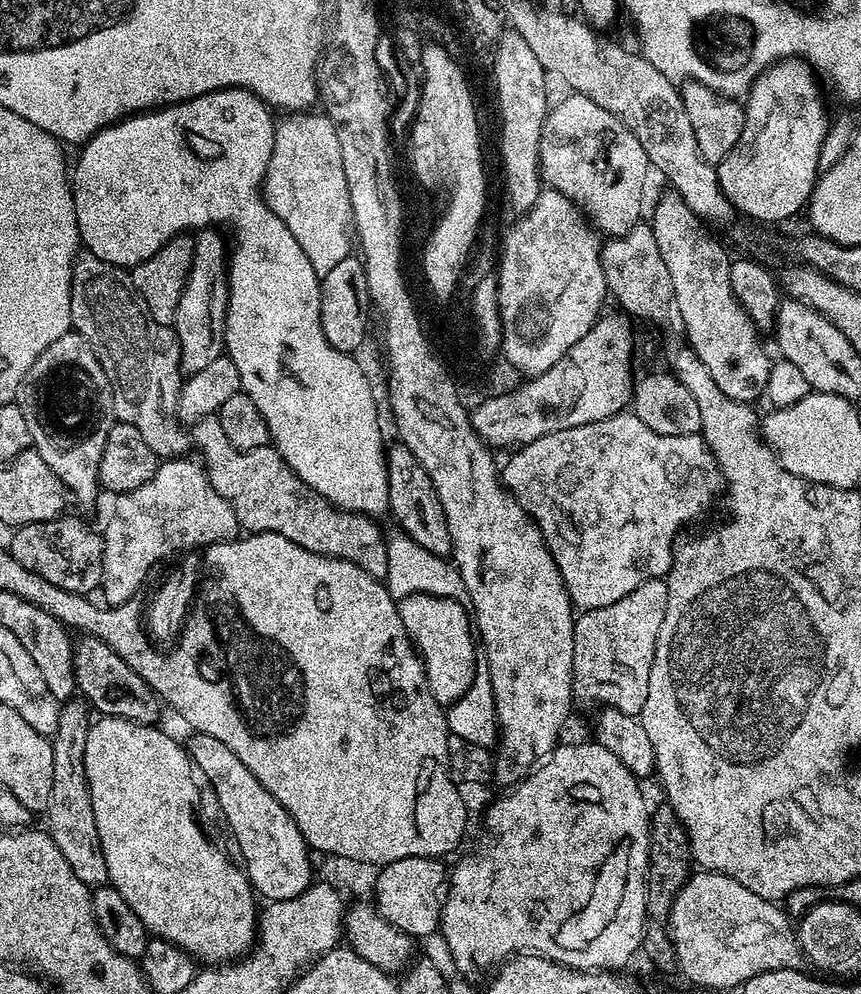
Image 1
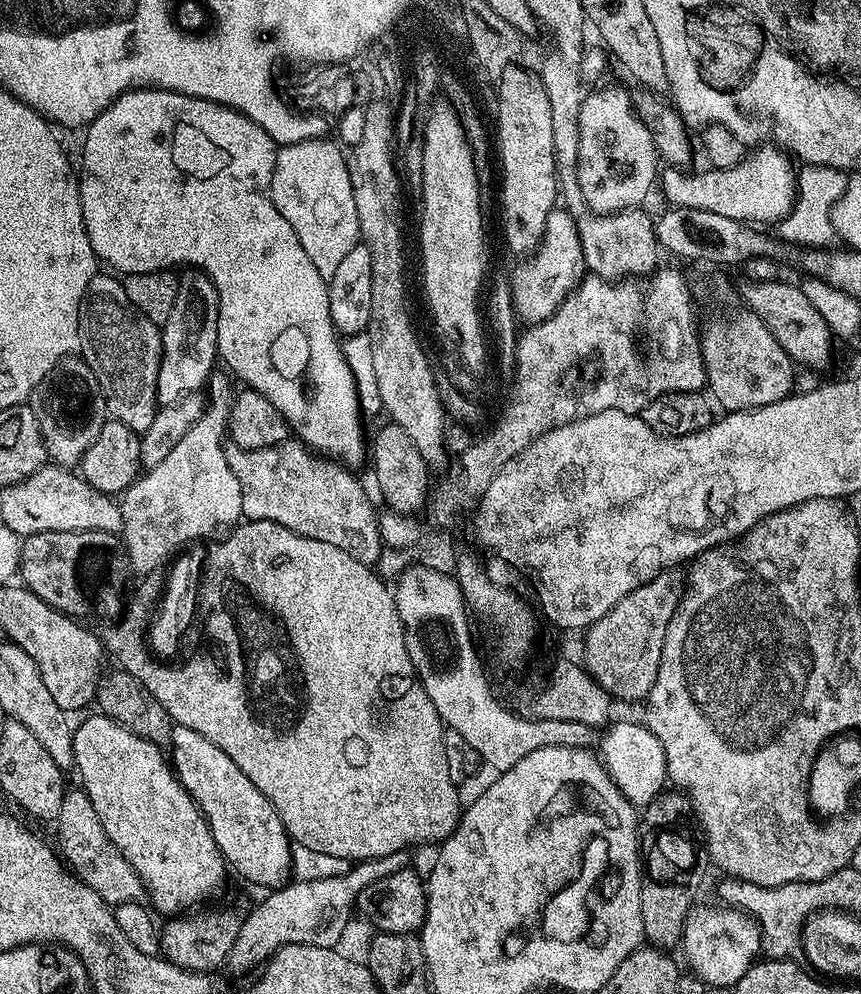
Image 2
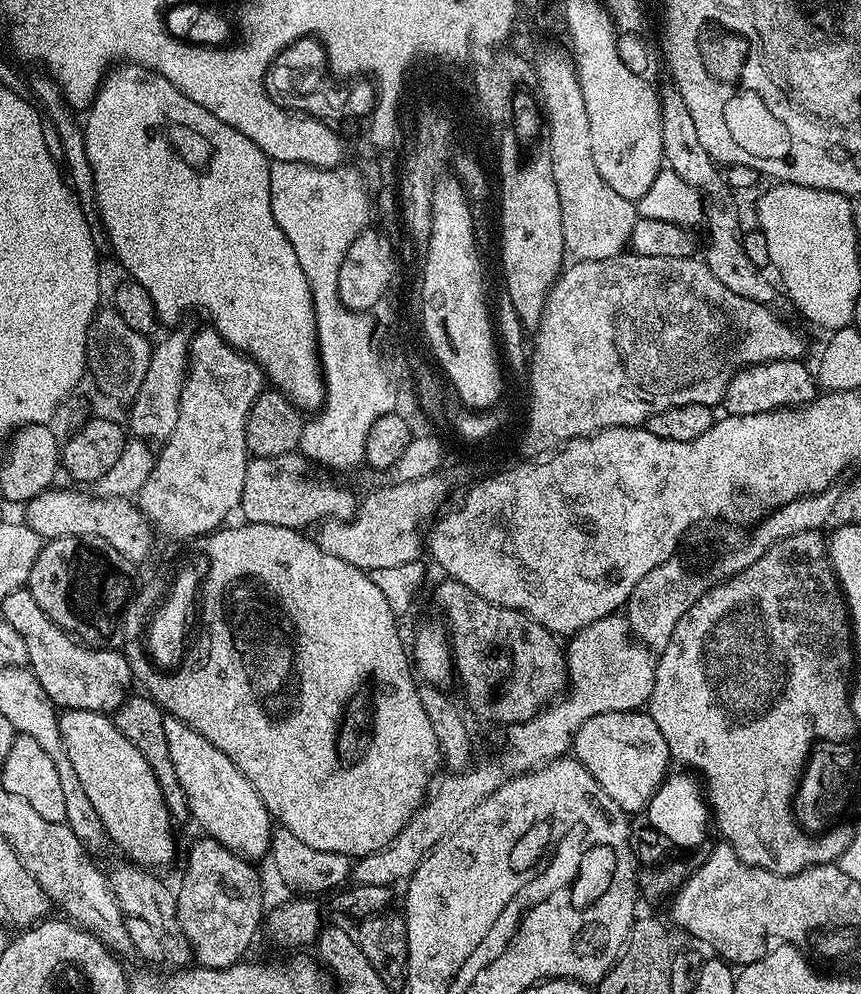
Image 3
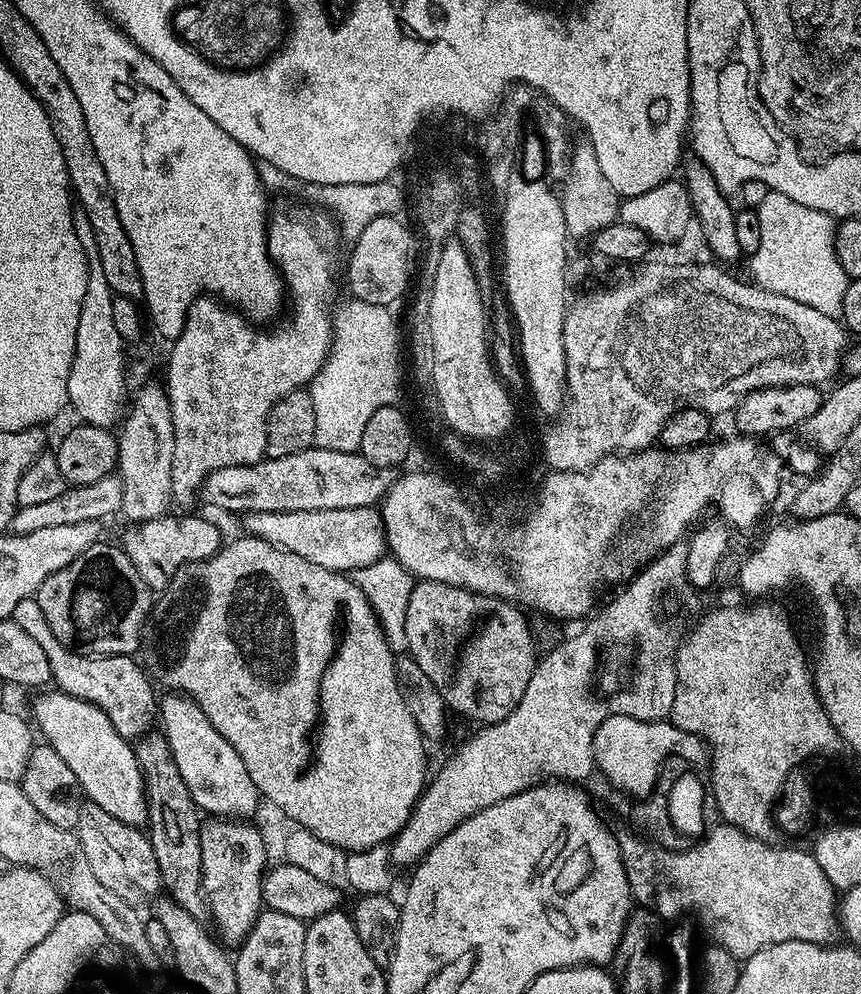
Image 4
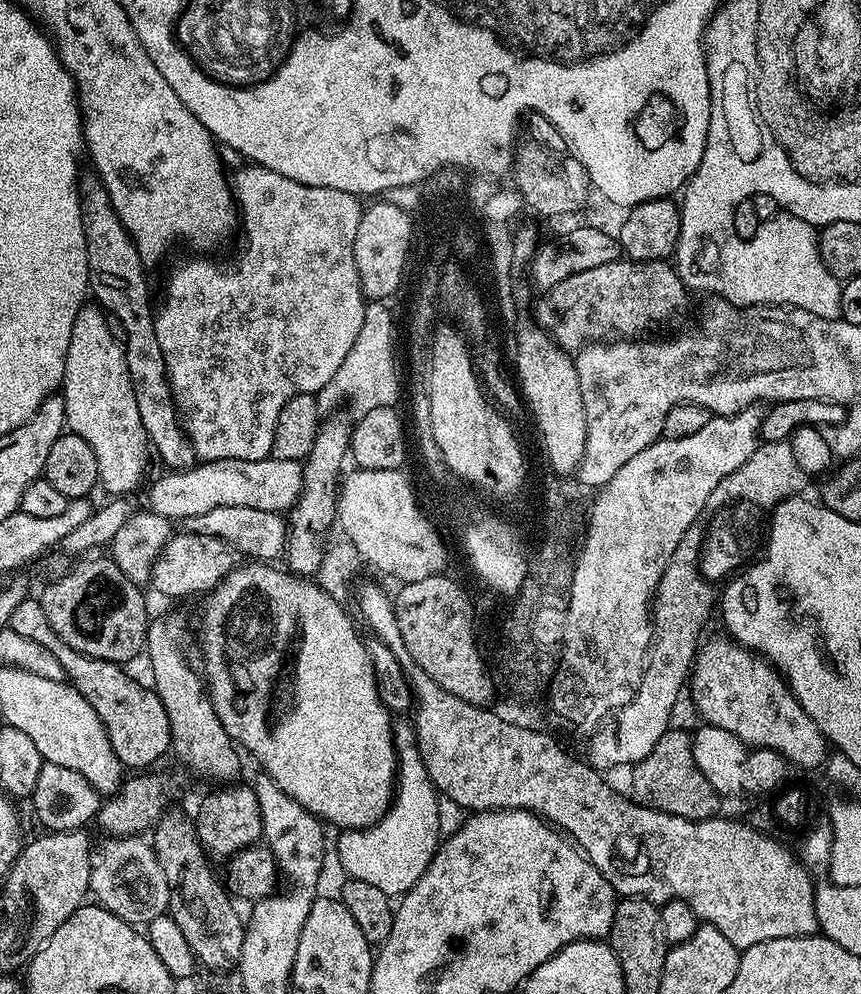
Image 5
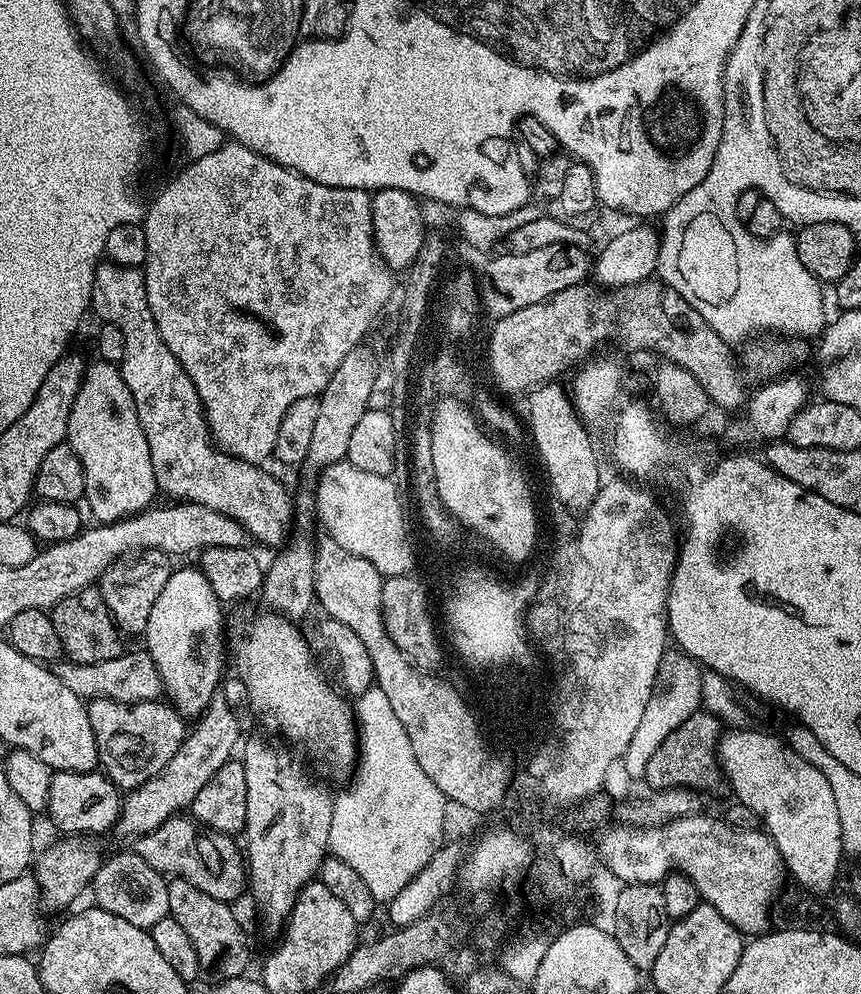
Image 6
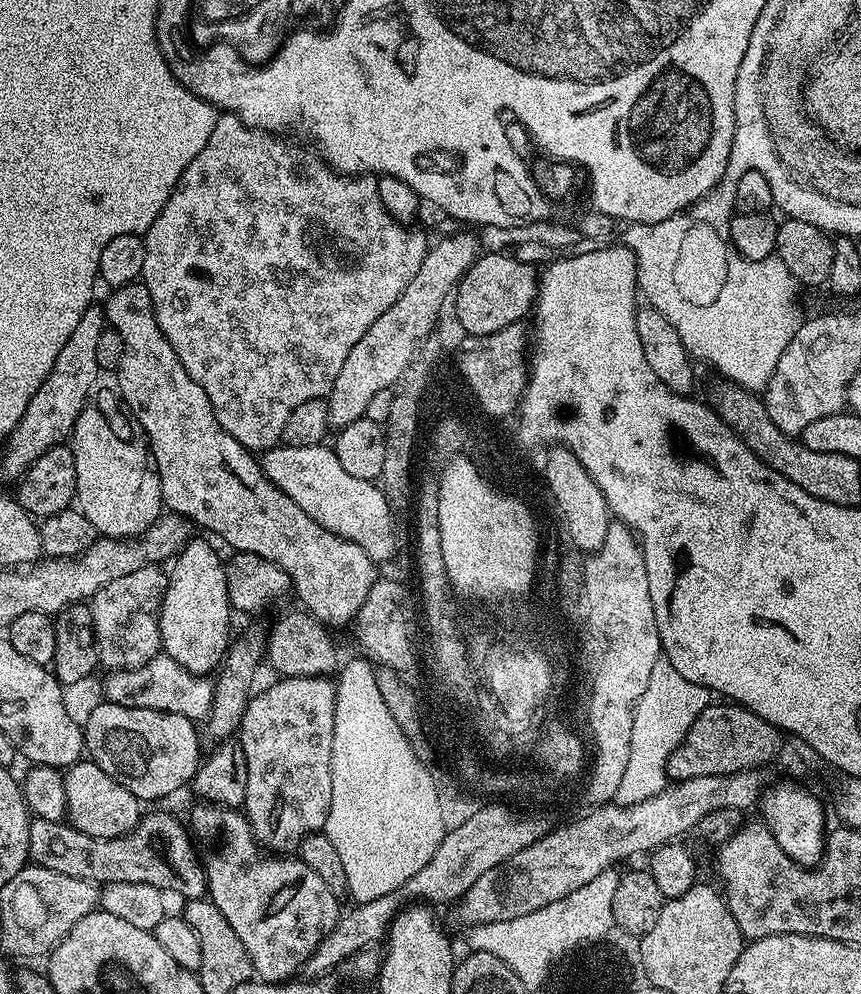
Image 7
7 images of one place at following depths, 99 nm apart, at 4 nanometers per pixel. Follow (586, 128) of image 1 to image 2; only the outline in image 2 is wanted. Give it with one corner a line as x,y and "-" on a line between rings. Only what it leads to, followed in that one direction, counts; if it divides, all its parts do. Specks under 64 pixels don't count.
604,88
601,92
591,93
590,112
596,123
596,140
608,148
620,148
625,144
632,148
632,160
584,160
576,166
576,177
585,203
596,212
607,214
621,212
627,208
639,208
645,202
652,184
658,180
658,153
650,130
636,115
633,93
624,88

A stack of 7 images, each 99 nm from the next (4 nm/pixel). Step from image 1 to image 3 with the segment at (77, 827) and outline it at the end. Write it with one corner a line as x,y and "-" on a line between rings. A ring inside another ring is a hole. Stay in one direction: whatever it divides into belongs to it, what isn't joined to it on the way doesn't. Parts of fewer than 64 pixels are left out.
123,862
116,864
112,869
107,869
108,885
114,894
114,898
123,910
125,917
143,918
154,930
160,932
164,943
164,950
169,961
173,960
176,966
184,966
193,959
192,947
180,928
178,906
176,905
175,891
167,888
158,877
155,871
141,866
135,862
-
188,960
188,961
187,961

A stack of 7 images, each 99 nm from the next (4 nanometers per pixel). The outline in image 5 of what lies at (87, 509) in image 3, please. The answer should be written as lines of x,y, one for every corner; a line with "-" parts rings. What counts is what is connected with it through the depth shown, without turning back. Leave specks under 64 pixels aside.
187,530
177,531
164,545
160,556
152,567
151,587
156,587
164,596
192,596
195,592
199,594
210,593
225,580
231,572
241,563
242,557
230,542
222,542
222,538
214,538
210,534
198,534

